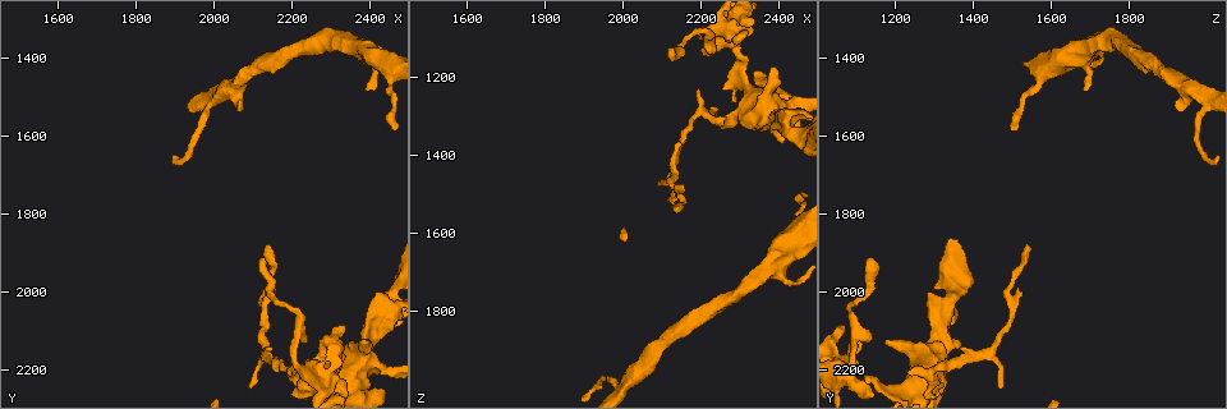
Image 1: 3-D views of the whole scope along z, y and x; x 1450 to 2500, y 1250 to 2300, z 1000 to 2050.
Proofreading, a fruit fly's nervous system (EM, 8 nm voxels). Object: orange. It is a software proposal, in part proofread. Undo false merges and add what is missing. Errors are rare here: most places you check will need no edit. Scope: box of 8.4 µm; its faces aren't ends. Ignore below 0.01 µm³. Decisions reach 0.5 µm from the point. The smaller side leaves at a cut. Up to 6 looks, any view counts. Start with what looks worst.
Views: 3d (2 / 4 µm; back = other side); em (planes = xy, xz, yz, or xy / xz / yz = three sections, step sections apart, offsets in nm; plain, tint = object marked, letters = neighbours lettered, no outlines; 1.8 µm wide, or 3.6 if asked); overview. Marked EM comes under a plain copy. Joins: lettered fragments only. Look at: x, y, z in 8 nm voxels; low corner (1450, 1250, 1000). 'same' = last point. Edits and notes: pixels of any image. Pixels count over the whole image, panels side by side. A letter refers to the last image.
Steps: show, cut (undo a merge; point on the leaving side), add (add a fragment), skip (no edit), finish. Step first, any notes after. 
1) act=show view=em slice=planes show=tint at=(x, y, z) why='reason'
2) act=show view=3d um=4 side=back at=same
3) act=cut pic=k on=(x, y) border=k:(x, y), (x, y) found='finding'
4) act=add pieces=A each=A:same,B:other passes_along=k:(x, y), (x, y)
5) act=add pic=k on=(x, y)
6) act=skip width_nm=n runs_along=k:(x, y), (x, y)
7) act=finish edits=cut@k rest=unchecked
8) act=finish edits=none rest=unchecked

act=show view=3d um=4 side=back at=(2415, 2055, 1325)

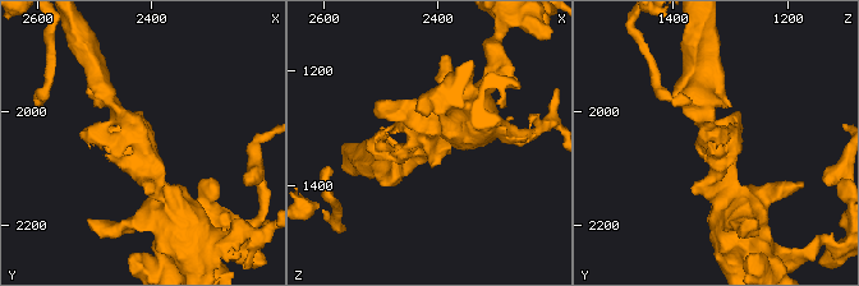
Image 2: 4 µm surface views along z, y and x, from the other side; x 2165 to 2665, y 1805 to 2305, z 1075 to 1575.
act=show view=em slice=xz step=4 show=tint at=(2425, 2065, 1320)

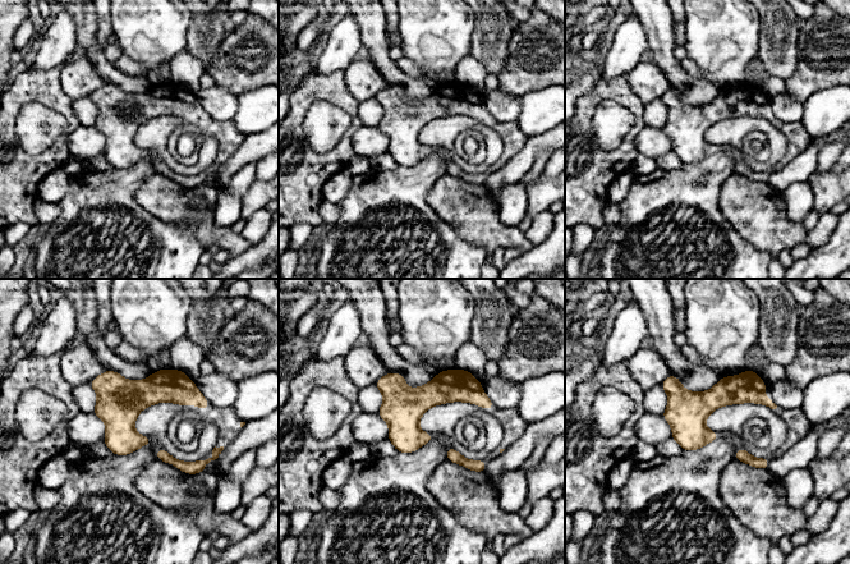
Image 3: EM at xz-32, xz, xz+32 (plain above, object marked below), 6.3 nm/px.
act=show view=em slice=planes show=letters at=same why='cut it another way'

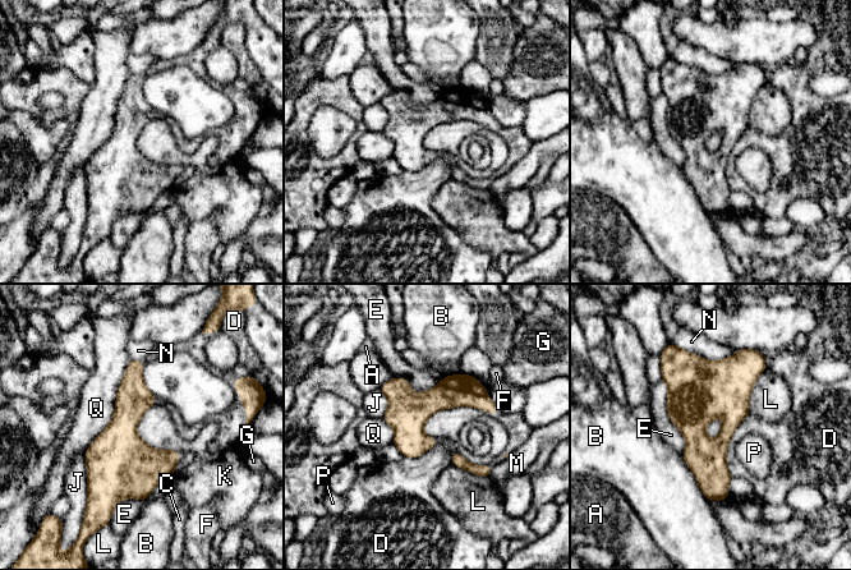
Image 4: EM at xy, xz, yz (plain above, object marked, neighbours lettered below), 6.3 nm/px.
act=skip width_nm=240 longest_contact=Q:650nm each=A:other,B:other,C:other,D:other,E:other,F:other,G:other,J:other,K:other,L:other,M:other,N:other,P:other,Q:other found='one cell here'

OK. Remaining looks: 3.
act=show view=3d um=2 side=back at=(2115, 1910, 1130) why='tapers out'

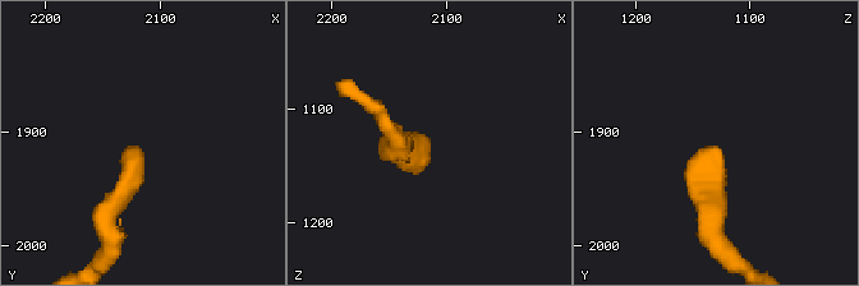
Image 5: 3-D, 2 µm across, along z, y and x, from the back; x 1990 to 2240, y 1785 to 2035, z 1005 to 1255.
act=show view=em slice=planes show=letters at=(2120, 1912, 1128)

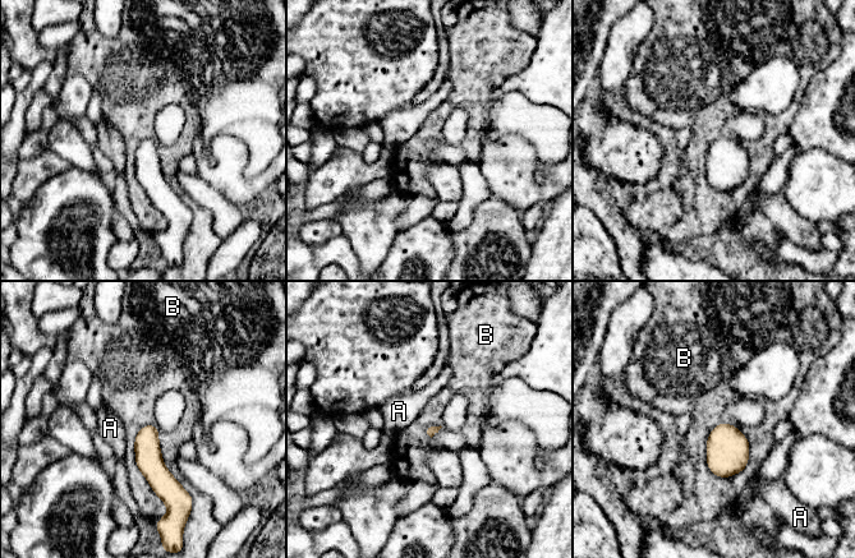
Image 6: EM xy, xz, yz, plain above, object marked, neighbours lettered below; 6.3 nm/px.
act=skip each=A:other,B:other runs_along=6:(148, 428), (148, 460), (170, 496) found='none of them fits'

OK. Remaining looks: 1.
act=finish edits=none rest=unchecked

